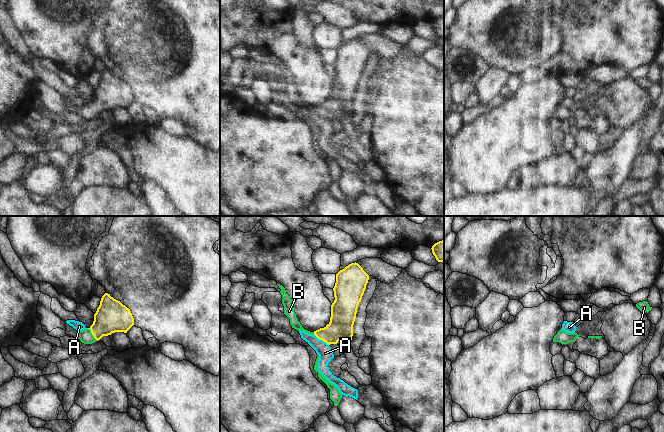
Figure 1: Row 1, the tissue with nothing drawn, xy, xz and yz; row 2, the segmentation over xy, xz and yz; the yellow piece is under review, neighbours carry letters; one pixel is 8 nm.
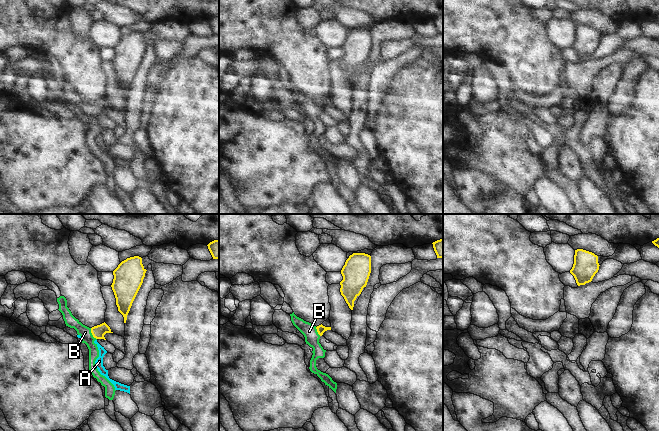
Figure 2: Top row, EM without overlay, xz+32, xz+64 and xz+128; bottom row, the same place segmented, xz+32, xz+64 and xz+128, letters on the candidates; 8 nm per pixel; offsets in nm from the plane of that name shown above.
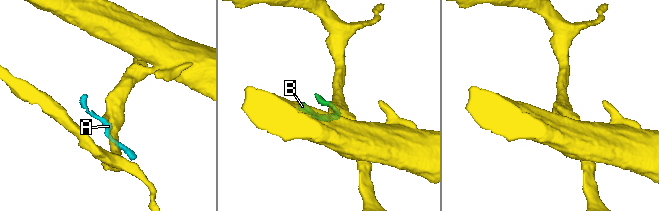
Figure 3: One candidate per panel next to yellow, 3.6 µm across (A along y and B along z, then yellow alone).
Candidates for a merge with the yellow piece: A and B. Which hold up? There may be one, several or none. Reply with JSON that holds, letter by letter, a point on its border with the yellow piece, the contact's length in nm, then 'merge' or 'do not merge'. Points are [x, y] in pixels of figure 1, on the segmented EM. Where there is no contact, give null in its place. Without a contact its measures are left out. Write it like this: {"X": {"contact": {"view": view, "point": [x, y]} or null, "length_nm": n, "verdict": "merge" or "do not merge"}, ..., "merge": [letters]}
{"A": {"contact": {"view": "xz", "point": [321, 339]}, "length_nm": 150, "verdict": "do not merge"}, "B": {"contact": {"view": "xy", "point": [92, 334]}, "length_nm": 120, "verdict": "merge"}, "merge": ["B"]}

